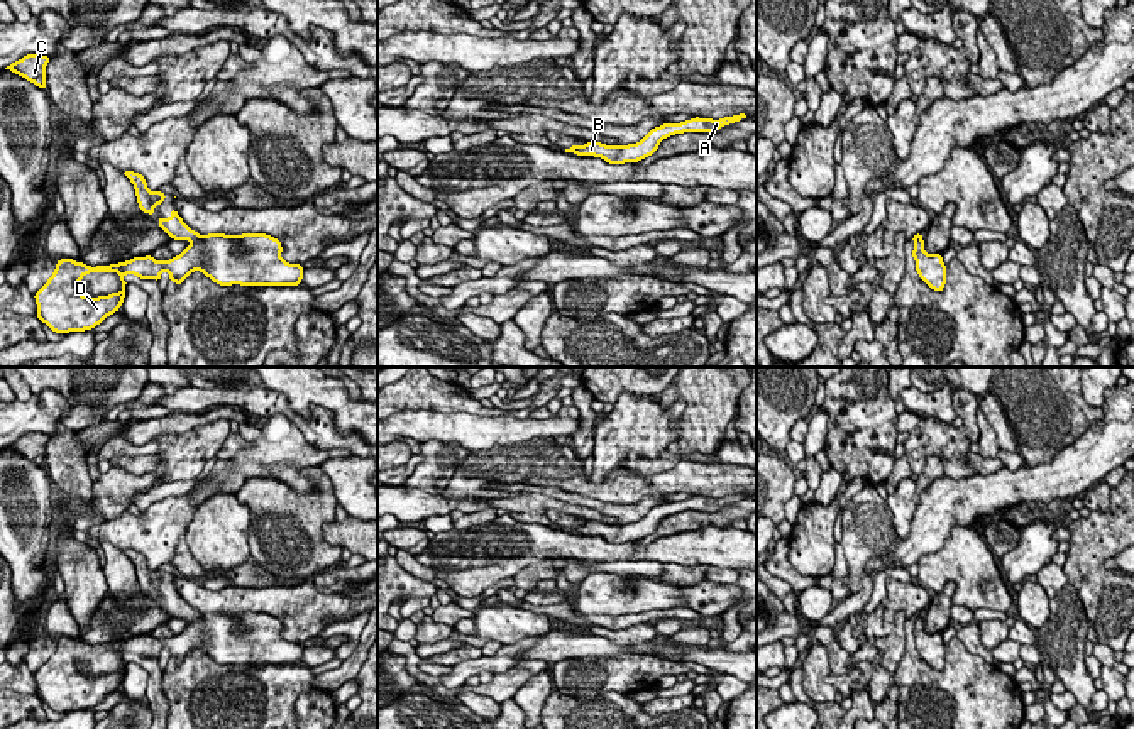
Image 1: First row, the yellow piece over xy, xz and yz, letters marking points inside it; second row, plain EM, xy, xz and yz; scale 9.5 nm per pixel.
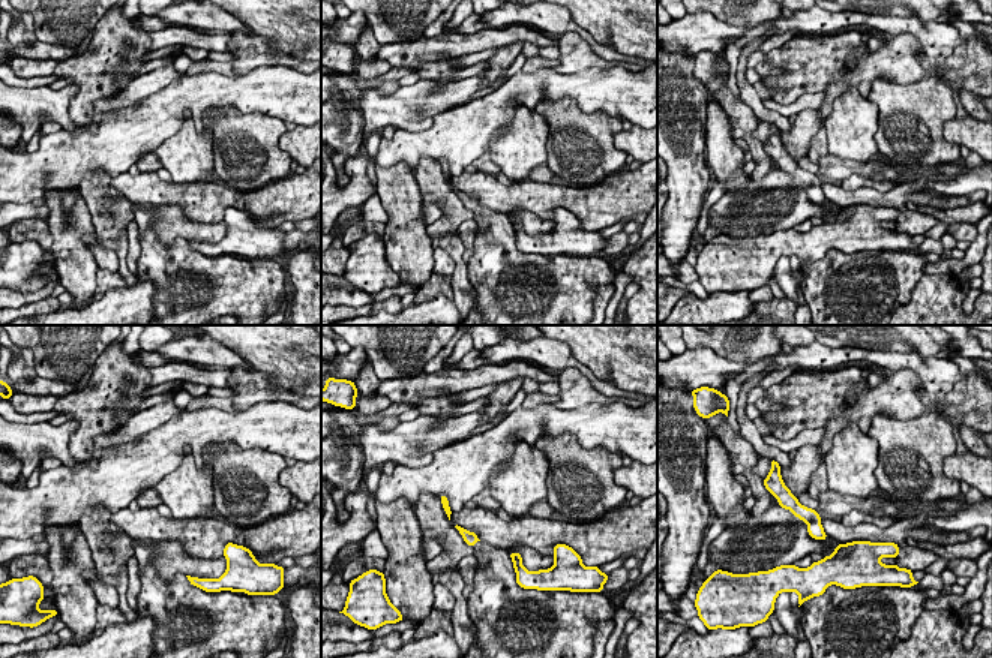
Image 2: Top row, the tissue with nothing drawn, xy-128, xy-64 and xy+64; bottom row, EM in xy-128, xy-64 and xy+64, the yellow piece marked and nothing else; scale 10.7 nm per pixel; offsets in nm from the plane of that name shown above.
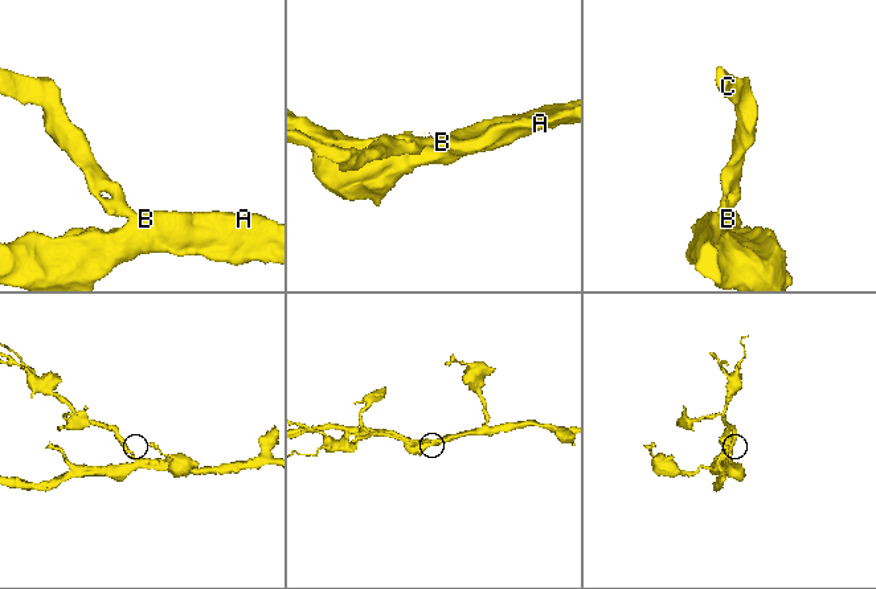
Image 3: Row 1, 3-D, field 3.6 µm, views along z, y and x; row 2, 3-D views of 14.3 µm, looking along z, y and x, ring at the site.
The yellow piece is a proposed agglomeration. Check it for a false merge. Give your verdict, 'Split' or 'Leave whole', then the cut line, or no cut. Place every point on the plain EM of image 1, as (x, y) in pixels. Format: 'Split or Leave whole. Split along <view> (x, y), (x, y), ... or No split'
Split. Split along xy (202, 616), (195, 621)

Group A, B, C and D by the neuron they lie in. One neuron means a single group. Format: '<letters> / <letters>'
A B D / C

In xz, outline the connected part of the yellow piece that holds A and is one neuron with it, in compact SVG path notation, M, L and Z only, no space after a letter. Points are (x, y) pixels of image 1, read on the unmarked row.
M745 492L724 496L719 499L694 496L680 502L663 502L655 506L636 523L606 524L601 521L586 521L582 526L577 526L574 533L601 536L609 543L638 541L655 533L660 526L660 521L670 514L684 511L718 511L721 506L740 501L743 497L746 497Z

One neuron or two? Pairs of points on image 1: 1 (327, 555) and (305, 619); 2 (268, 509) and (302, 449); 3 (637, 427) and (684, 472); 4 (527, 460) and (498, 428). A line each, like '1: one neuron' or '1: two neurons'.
1: two neurons
2: two neurons
3: two neurons
4: two neurons

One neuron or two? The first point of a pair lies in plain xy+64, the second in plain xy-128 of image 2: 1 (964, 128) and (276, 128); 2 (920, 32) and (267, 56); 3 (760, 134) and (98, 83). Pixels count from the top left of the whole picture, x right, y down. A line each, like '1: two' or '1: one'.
1: two
2: two
3: two

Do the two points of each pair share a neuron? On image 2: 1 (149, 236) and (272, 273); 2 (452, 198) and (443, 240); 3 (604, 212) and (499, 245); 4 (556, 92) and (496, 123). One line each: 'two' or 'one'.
1: one
2: one
3: two
4: one

